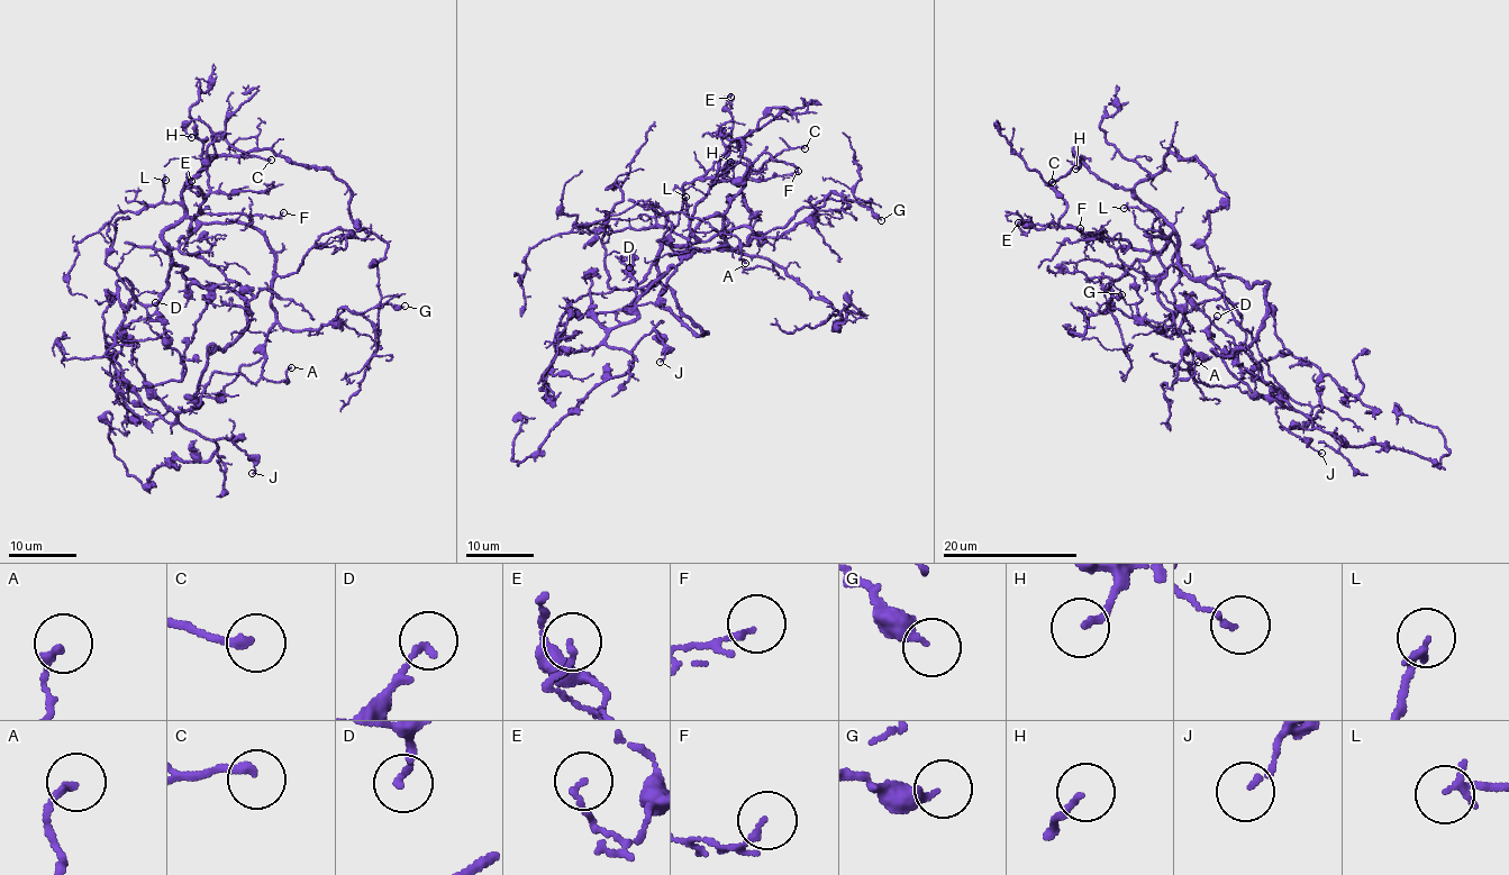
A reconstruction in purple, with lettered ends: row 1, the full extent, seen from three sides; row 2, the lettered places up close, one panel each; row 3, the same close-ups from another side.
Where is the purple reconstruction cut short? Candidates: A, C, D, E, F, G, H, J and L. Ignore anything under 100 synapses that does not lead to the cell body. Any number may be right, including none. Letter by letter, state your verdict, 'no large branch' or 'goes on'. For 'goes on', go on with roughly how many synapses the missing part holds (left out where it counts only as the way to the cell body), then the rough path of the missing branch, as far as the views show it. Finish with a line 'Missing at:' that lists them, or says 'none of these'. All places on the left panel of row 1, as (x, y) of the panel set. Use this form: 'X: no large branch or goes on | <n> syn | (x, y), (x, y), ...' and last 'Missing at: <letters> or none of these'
A: no large branch
C: no large branch
D: no large branch
E: no large branch
F: no large branch
G: no large branch
H: no large branch
J: no large branch
L: no large branch
Missing at: none of these

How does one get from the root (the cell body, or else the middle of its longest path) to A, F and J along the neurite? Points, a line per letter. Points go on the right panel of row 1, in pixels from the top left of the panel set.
A: (1219, 275), (1192, 276), (1173, 234), (1144, 235), (1165, 270), (1158, 301), (1184, 339), (1173, 382), (1198, 362)
F: (1219, 275), (1192, 276), (1180, 263), (1173, 234), (1160, 252), (1147, 253), (1125, 239), (1080, 228)
J: (1219, 275), (1267, 285), (1264, 322), (1225, 365), (1256, 394), (1308, 416), (1314, 427), (1288, 429), (1321, 453)

